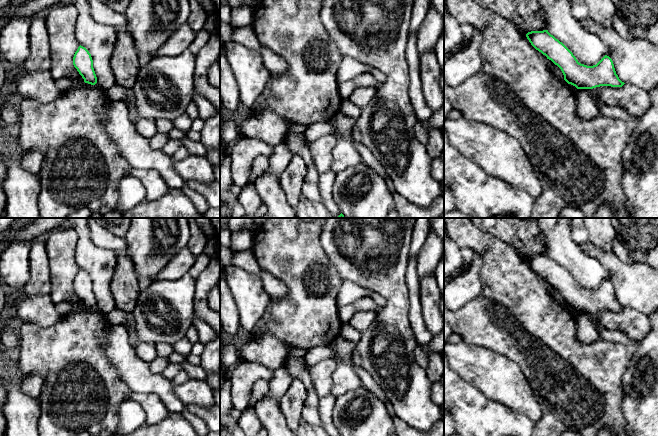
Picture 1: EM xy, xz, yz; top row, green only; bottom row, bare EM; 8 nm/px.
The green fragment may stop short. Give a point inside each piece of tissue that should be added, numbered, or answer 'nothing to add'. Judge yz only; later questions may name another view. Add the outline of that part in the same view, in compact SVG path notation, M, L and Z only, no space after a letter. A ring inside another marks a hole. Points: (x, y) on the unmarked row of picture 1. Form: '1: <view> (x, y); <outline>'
nothing to add

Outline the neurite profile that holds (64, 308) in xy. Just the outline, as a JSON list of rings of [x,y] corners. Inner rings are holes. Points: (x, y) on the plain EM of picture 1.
[[[61,302],[55,305],[57,312],[62,316],[67,316],[74,311],[72,304],[68,302]]]

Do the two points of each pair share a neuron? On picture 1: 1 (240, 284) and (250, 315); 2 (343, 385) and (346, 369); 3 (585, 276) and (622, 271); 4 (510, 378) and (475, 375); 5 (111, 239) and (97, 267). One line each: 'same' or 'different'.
1: same
2: same
3: different
4: same
5: different

